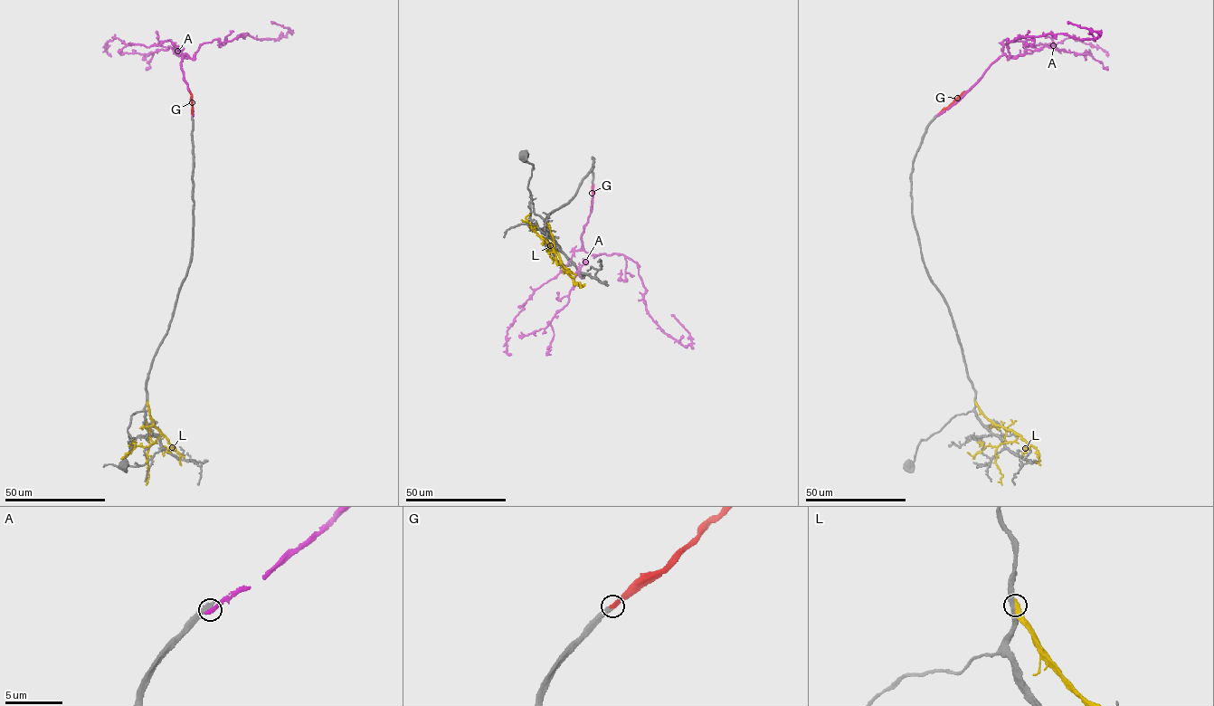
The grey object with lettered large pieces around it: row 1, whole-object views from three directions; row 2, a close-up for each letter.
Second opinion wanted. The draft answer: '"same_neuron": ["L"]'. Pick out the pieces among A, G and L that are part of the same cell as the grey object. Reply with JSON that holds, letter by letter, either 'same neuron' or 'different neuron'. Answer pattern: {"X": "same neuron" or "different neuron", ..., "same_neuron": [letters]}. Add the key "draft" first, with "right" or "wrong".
{"draft": "wrong", "A": "different neuron", "G": "same neuron", "L": "different neuron", "same_neuron": ["G"]}

